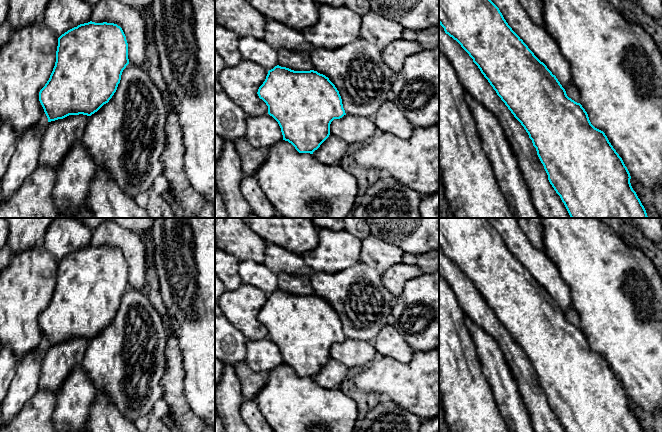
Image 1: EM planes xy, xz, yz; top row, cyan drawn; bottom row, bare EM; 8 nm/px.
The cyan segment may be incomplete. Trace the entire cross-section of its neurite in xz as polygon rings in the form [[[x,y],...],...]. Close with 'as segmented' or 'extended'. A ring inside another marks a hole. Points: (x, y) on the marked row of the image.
[[[281,48],[277,52],[278,65],[268,71],[257,94],[268,106],[268,114],[278,122],[283,140],[291,143],[299,153],[313,154],[329,137],[331,122],[346,115],[341,96],[328,77],[313,70],[310,52],[292,51],[286,48]]]; extended

